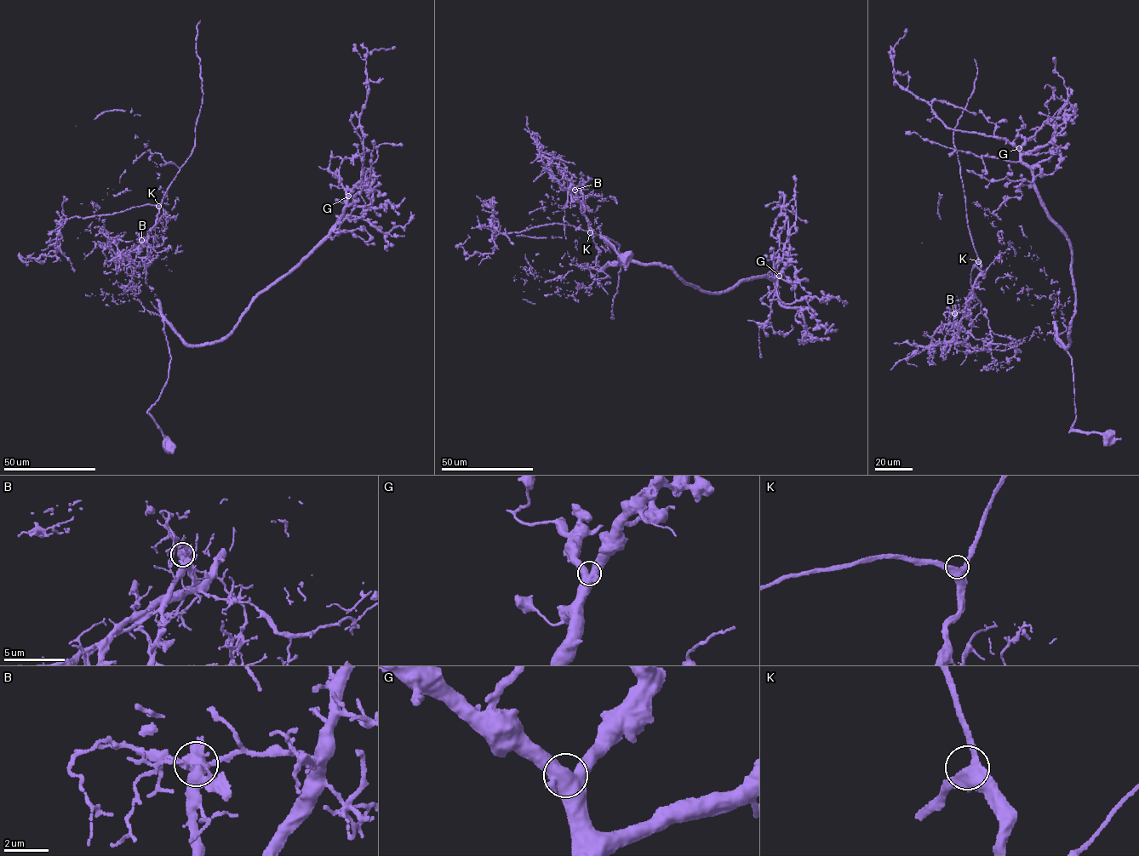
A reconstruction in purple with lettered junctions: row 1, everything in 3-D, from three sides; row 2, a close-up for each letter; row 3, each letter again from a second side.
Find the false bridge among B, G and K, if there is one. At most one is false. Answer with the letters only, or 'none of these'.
B

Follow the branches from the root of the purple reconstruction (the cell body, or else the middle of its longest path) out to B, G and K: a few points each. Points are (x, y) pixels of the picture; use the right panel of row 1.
B: (1108, 438), (1073, 427), (1072, 358), (1057, 342), (1061, 333), (976, 350), (952, 341), (954, 313)
G: (1108, 438), (1073, 427), (1072, 358), (1056, 338), (1067, 347), (1074, 311), (1073, 253), (1019, 148)
K: (1108, 438), (1073, 427), (1072, 358), (1057, 342), (1061, 333), (1039, 333), (1003, 350), (952, 341), (978, 261)

